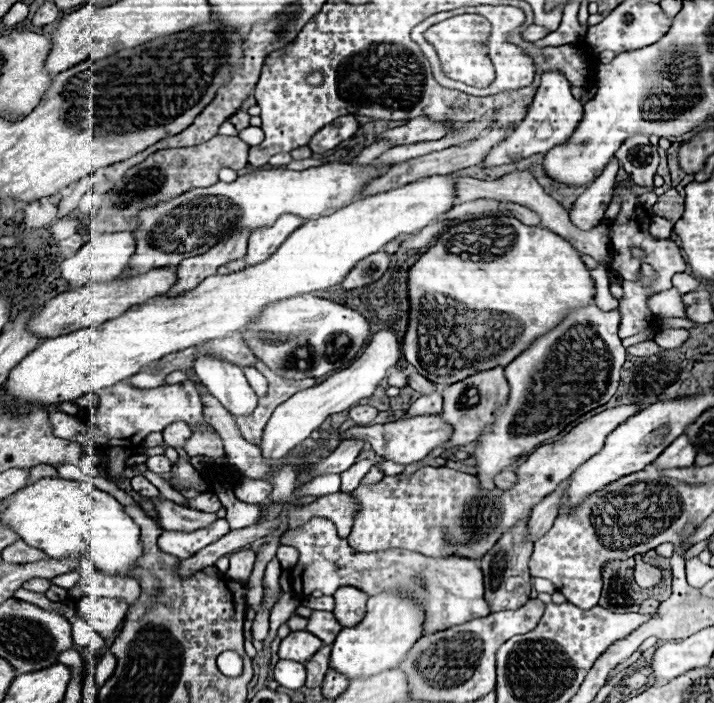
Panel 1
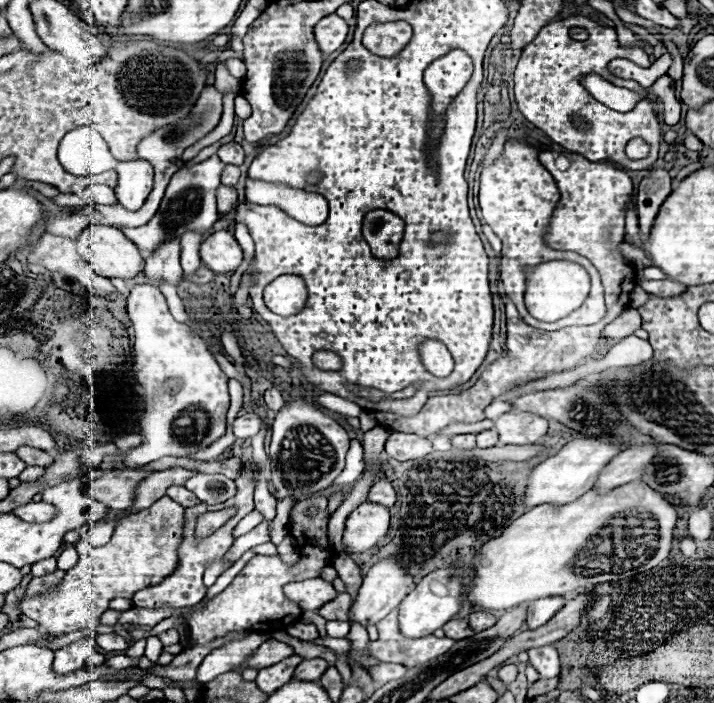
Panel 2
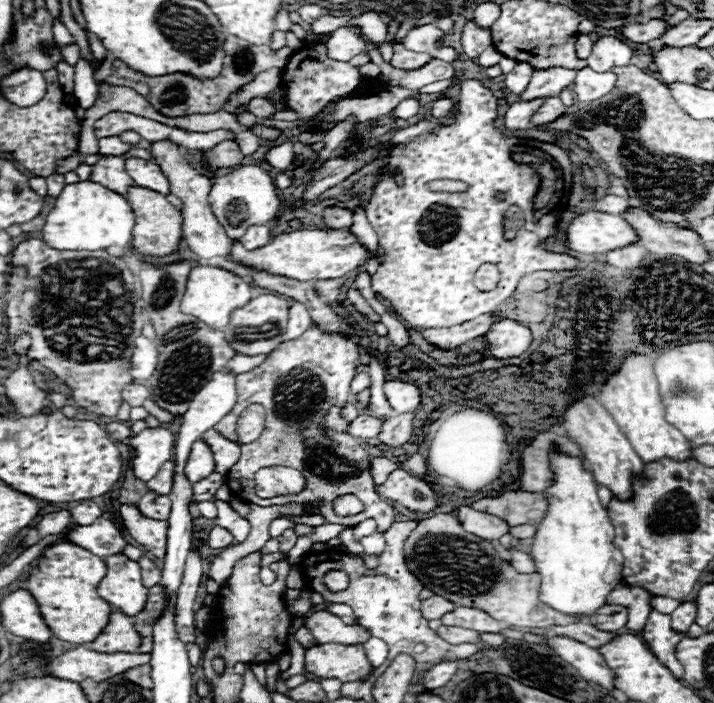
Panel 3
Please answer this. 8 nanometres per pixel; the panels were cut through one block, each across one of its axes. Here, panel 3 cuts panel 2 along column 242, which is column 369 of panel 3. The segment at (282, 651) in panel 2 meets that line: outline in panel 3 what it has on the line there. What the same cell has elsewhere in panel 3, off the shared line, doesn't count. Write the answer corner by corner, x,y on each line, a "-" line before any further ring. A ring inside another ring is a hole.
314,646
306,650
306,668
320,678
352,682
370,672
364,646

